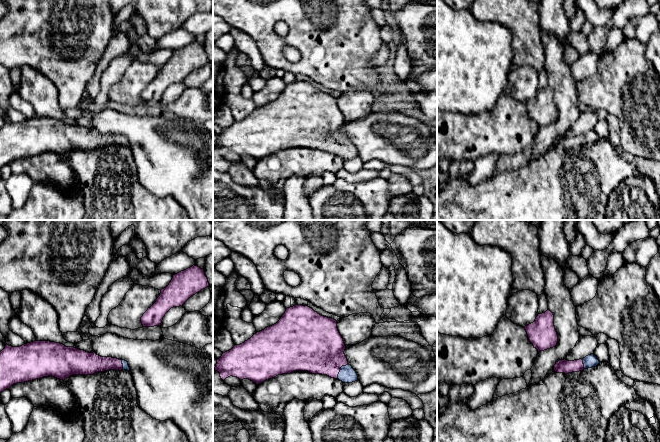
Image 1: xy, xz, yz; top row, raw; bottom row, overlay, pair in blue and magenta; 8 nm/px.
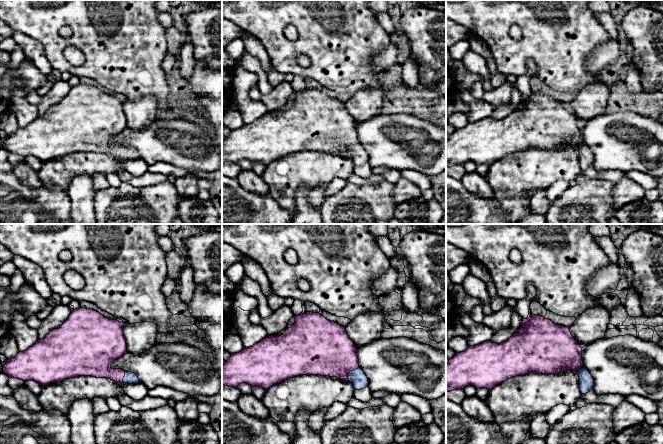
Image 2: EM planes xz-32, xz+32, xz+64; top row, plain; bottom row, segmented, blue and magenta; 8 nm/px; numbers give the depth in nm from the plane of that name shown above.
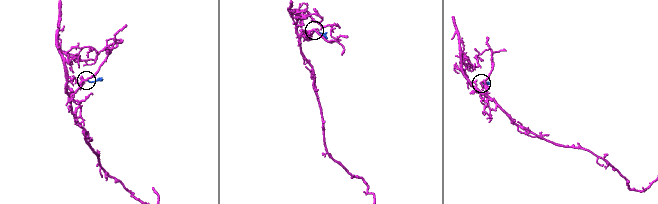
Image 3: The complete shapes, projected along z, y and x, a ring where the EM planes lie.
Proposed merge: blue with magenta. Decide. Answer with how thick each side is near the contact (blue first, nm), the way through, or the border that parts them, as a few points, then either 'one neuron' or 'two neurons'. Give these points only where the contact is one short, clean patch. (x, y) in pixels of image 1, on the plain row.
140/400 nm | across xz (347, 150), (340, 145), (318, 123) | one neuron

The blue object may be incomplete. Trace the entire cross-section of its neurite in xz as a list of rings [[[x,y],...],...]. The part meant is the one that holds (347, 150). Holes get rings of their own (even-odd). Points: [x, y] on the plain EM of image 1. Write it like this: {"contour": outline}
{"contour": [[[295,81],[287,84],[276,100],[257,108],[244,119],[223,129],[217,135],[214,147],[220,149],[223,157],[233,152],[240,156],[249,155],[257,161],[294,147],[308,147],[339,155],[343,159],[352,159],[358,156],[358,151],[348,140],[345,125],[336,96],[324,93],[308,82]]]}

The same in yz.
{"contour": [[[594,130],[588,131],[583,135],[574,136],[574,137],[567,137],[559,136],[554,141],[554,147],[557,149],[572,149],[572,148],[579,148],[583,147],[584,145],[596,143],[600,137]]]}

